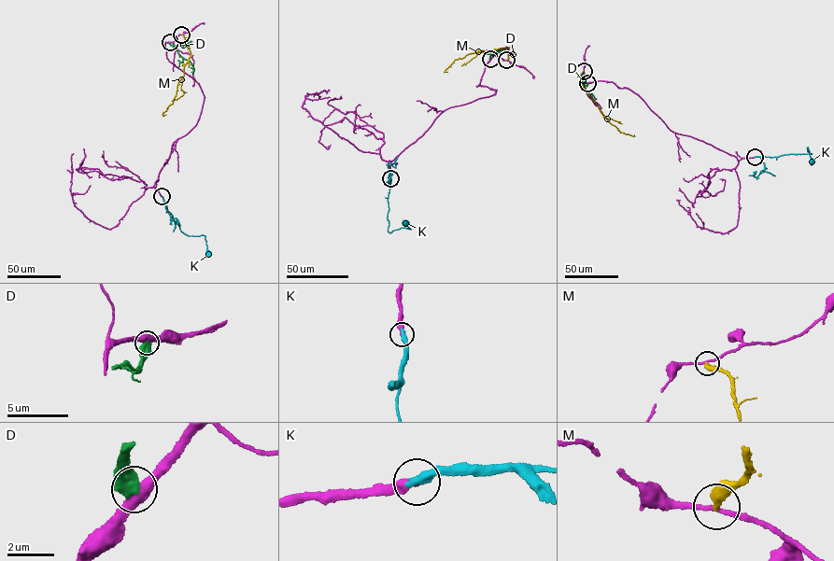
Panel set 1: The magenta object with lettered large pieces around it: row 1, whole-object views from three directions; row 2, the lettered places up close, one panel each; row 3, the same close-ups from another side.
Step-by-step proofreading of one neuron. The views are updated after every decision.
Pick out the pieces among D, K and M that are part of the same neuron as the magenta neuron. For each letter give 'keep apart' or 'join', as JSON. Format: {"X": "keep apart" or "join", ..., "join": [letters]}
{"D": "keep apart", "K": "join", "M": "keep apart", "join": ["K"]}

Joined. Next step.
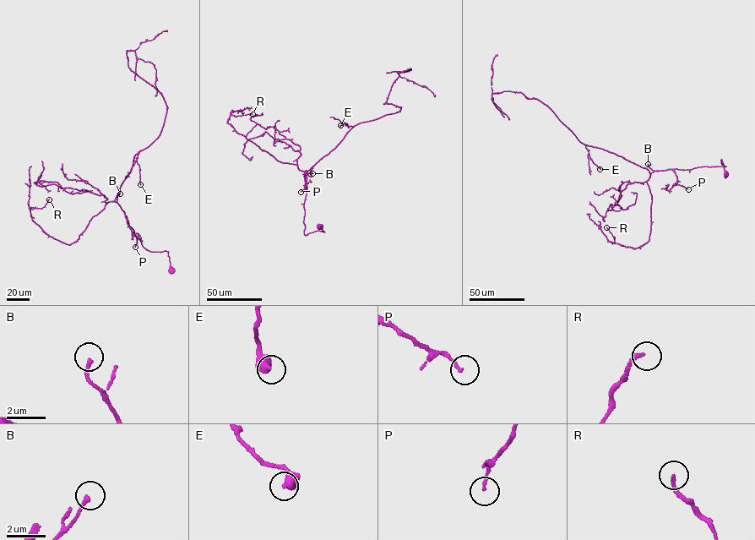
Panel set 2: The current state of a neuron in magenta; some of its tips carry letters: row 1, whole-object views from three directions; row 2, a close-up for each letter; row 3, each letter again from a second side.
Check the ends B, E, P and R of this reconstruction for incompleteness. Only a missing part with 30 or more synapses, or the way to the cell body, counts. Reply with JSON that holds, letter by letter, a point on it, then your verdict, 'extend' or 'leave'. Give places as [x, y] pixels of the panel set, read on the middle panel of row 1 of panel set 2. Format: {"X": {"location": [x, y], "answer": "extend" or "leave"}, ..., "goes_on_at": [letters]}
{"B": {"location": [312, 173], "answer": "leave"}, "E": {"location": [340, 125], "answer": "leave"}, "P": {"location": [301, 192], "answer": "leave"}, "R": {"location": [252, 114], "answer": "leave"}, "goes_on_at": []}

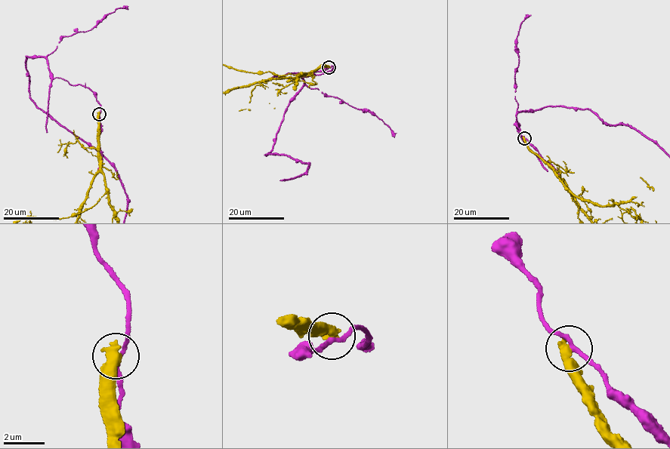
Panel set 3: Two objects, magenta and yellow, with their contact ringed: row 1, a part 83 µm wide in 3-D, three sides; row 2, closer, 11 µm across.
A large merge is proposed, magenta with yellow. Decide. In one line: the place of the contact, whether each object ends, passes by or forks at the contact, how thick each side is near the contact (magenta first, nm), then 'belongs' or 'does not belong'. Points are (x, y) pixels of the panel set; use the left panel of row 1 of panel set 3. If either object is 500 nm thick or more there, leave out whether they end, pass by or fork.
place (99, 114); calibres 200 and 600 nm; does not belong

